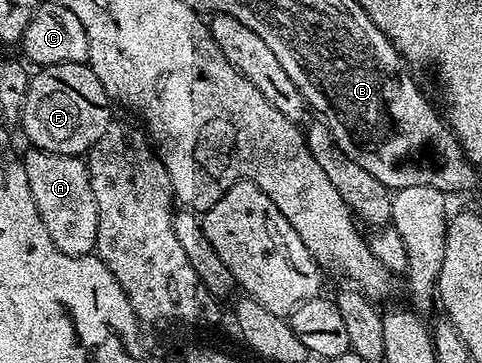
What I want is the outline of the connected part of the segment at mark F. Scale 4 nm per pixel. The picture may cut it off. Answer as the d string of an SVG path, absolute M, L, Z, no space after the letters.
M54 63L48 67L39 67L36 72L31 75L29 93L25 93L25 105L18 121L18 126L23 127L24 137L31 142L28 144L36 151L86 156L94 143L113 126L113 104L101 81L97 81L97 73L93 73L93 69L87 63Z

